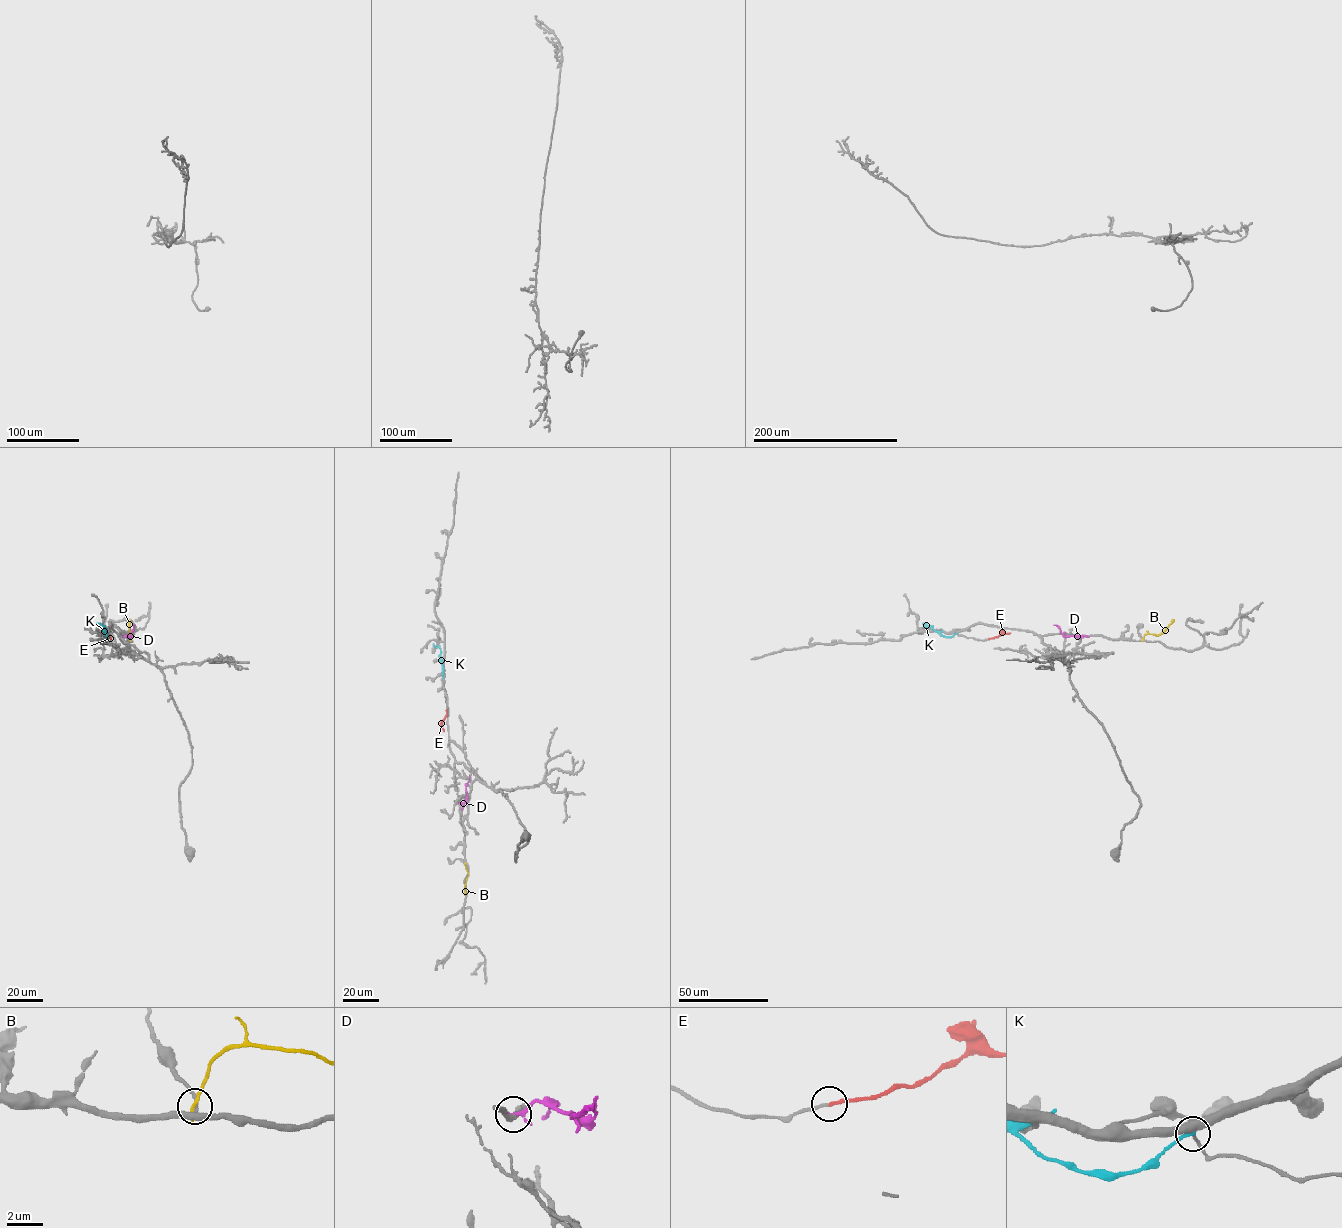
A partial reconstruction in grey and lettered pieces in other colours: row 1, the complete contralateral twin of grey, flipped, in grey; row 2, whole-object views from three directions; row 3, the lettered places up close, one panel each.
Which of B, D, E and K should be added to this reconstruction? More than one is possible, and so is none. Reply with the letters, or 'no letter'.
E

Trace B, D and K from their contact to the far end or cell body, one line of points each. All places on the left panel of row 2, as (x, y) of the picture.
B: (129, 640), (132, 634), (129, 619)
D: (123, 636), (131, 636), (133, 624)
K: (108, 633), (106, 637), (104, 626), (97, 623)

